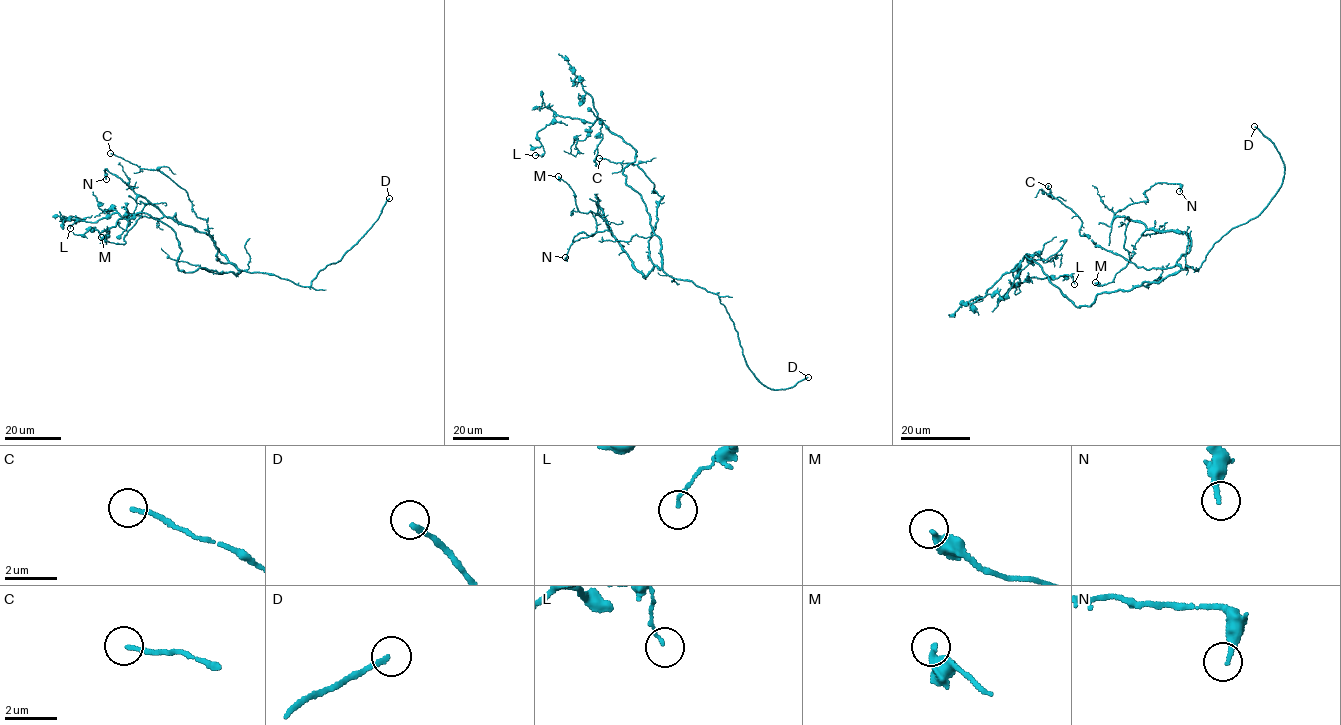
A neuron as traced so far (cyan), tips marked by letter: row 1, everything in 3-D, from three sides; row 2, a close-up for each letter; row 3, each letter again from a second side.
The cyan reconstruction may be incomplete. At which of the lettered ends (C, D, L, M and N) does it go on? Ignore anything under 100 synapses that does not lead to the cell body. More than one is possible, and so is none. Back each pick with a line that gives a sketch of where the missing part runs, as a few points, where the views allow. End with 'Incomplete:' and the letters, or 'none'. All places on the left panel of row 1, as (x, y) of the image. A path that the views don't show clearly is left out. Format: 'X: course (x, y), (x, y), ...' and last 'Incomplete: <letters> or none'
D: course (389, 198), (417, 165), (438, 153)
Incomplete: D

